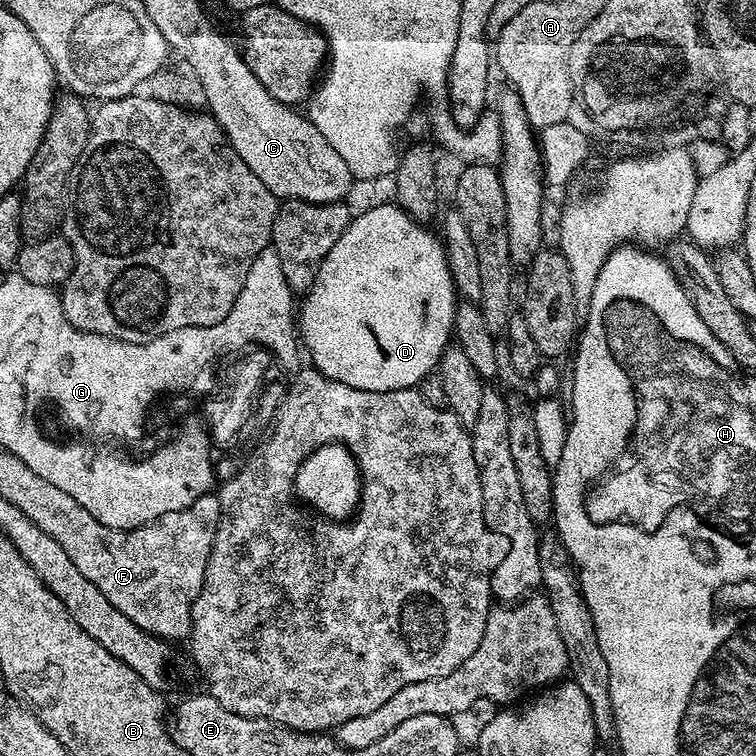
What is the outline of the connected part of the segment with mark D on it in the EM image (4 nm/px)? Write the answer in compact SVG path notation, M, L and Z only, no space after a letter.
M395 203L376 204L364 213L353 215L347 230L334 242L330 254L322 258L322 266L318 266L318 274L314 278L314 286L303 293L298 304L298 336L302 341L303 351L310 359L311 367L320 371L326 378L334 382L342 382L346 386L354 386L354 390L370 390L371 392L389 392L403 388L416 388L420 381L437 371L444 349L449 347L456 327L456 305L458 293L452 275L448 269L448 254L444 250L444 241L439 235L432 233L431 227L412 220Z

